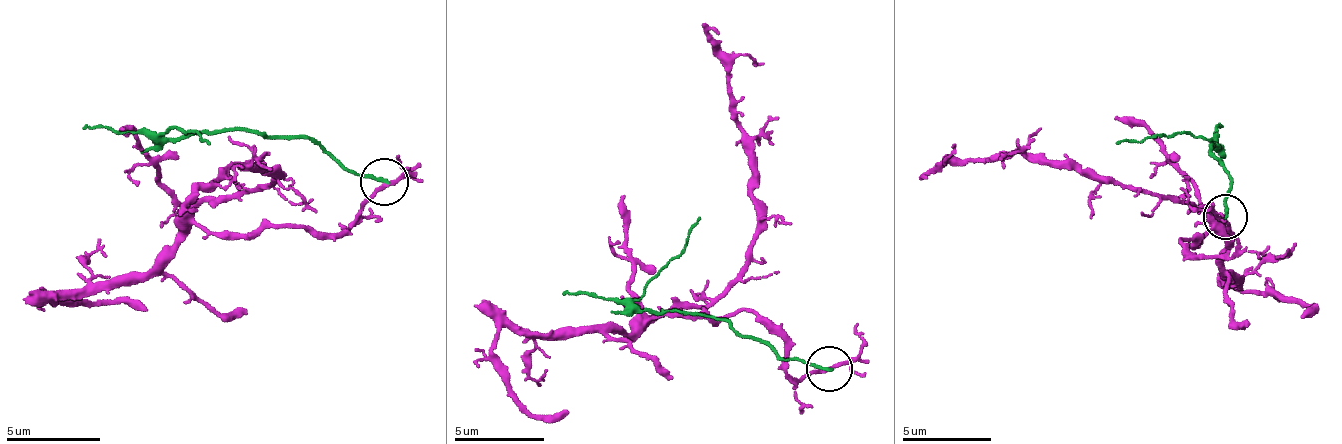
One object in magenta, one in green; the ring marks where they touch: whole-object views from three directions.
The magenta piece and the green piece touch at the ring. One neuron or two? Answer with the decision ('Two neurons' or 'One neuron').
Two neurons

